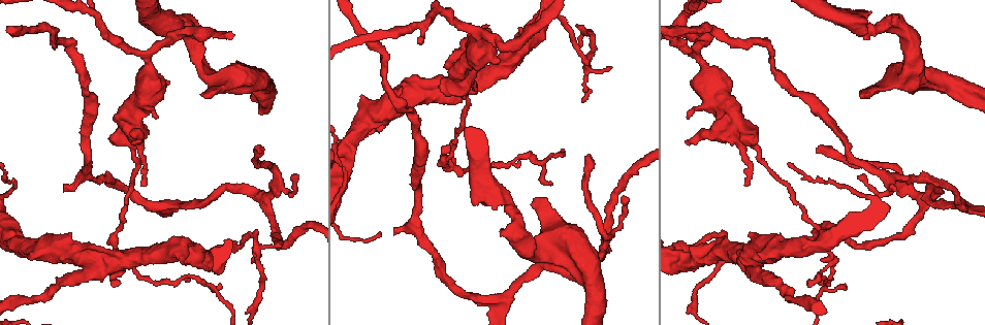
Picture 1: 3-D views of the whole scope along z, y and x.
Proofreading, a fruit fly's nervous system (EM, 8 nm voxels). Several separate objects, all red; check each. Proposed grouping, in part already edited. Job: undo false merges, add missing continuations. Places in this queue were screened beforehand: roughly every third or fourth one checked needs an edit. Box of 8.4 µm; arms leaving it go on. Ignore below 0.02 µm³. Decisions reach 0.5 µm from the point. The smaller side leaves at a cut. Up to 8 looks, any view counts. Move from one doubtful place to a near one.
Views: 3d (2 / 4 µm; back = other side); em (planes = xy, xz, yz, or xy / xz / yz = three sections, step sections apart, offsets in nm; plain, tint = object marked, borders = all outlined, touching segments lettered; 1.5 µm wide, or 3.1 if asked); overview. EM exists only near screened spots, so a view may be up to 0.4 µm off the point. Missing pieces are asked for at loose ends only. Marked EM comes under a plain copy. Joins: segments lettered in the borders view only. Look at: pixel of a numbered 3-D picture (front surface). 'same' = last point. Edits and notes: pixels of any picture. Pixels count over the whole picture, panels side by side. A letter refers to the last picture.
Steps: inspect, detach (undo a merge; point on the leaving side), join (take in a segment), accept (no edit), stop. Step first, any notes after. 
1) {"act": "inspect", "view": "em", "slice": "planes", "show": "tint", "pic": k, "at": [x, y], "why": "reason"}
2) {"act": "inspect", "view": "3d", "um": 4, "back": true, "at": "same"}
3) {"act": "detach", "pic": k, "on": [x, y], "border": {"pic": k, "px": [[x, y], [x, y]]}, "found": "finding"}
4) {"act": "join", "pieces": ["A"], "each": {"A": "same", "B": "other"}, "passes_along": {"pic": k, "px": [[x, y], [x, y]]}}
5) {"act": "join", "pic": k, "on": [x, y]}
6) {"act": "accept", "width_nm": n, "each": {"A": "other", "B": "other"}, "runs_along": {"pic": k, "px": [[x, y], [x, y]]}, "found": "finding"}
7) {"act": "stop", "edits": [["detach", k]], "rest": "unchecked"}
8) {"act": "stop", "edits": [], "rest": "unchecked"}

{"act": "inspect", "view": "3d", "um": 4, "pic": 1, "at": [393, 234], "why": "thin end"}

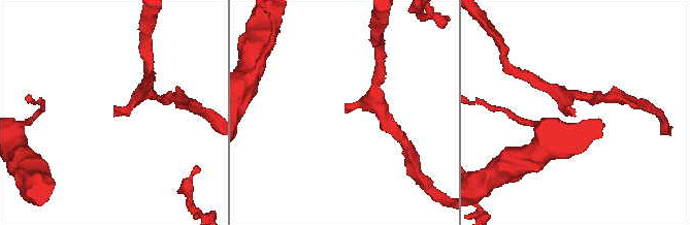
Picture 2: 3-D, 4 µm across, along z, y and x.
{"act": "inspect", "view": "em", "slice": "planes", "show": "borders", "pic": 2, "at": [575, 116], "why": "now the EM"}

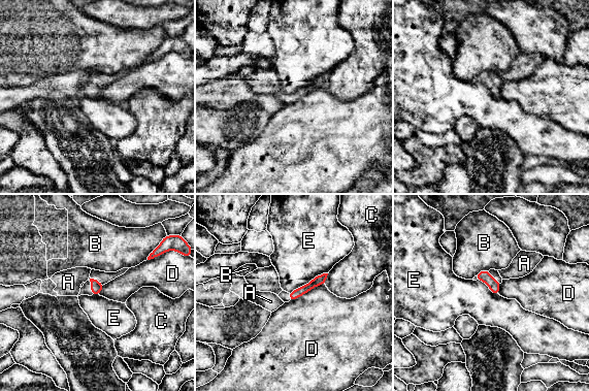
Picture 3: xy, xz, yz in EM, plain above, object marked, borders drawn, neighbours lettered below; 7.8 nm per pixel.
{"act": "accept", "each": {"A": "other", "B": "other", "C": "other", "D": "other", "E": "other"}, "runs_along": {"pic": 3, "px": [[323, 277], [291, 297]]}, "found": "none of them fits"}

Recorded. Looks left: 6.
{"act": "inspect", "view": "em", "slice": "planes", "show": "borders", "pic": 1, "at": [588, 154], "why": "an open end"}

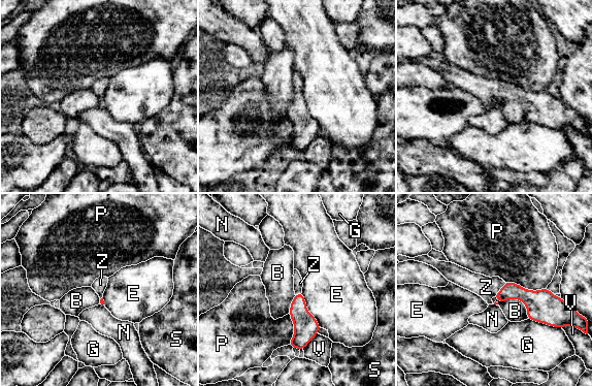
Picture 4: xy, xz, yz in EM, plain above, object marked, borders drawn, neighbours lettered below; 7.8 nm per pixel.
{"act": "join", "pieces": ["Z"], "longest_contact_nm": ["P", 320], "each": {"B": "other", "E": "other", "G": "other", "N": "other", "P": "other", "S": "other", "V": "other", "Z": "same"}, "found": "it goes on there"}

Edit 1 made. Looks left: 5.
{"act": "inspect", "view": "em", "slice": "planes", "show": "borders", "pic": 1, "at": [361, 96], "why": "an open end"}

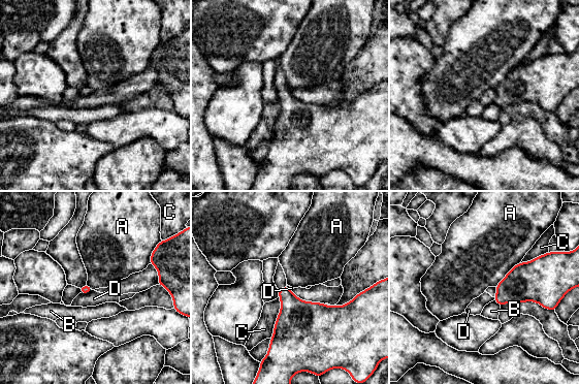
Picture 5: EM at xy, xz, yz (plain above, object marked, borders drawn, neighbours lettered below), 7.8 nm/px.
{"act": "accept", "each": {"A": "other", "B": "other", "C": "other", "D": "other"}, "found": "none of them fits"}

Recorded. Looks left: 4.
{"act": "stop", "edits": [["join", 4]], "rest": "unchecked"}

